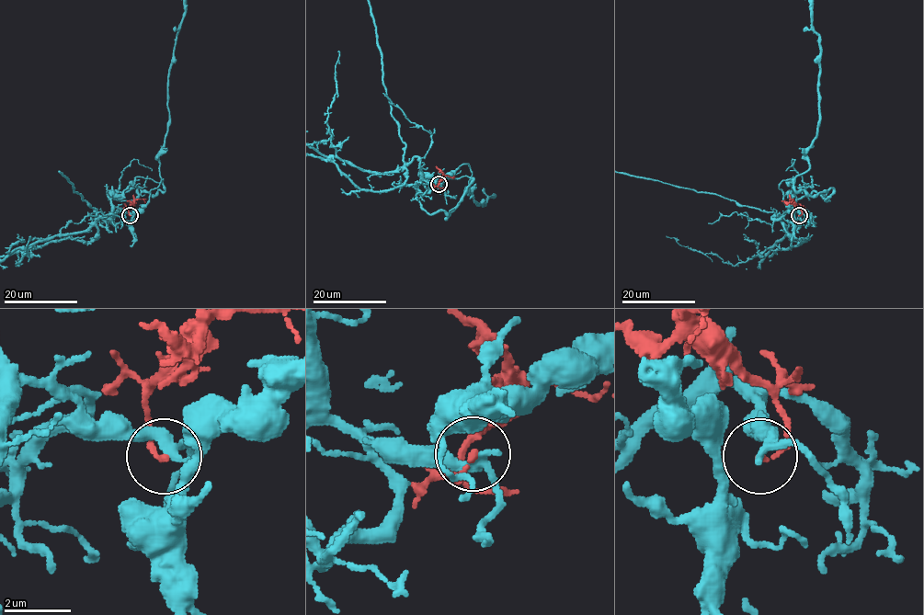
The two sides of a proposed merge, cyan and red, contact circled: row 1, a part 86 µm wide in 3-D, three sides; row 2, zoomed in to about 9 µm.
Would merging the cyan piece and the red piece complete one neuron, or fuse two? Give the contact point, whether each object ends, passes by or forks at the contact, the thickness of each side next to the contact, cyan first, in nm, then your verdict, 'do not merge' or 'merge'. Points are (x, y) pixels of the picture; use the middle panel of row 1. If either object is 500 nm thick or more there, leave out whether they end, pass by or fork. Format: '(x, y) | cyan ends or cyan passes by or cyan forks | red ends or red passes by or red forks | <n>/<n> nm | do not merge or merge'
(439, 184) | cyan passes by | red ends | 320/160 nm | merge

